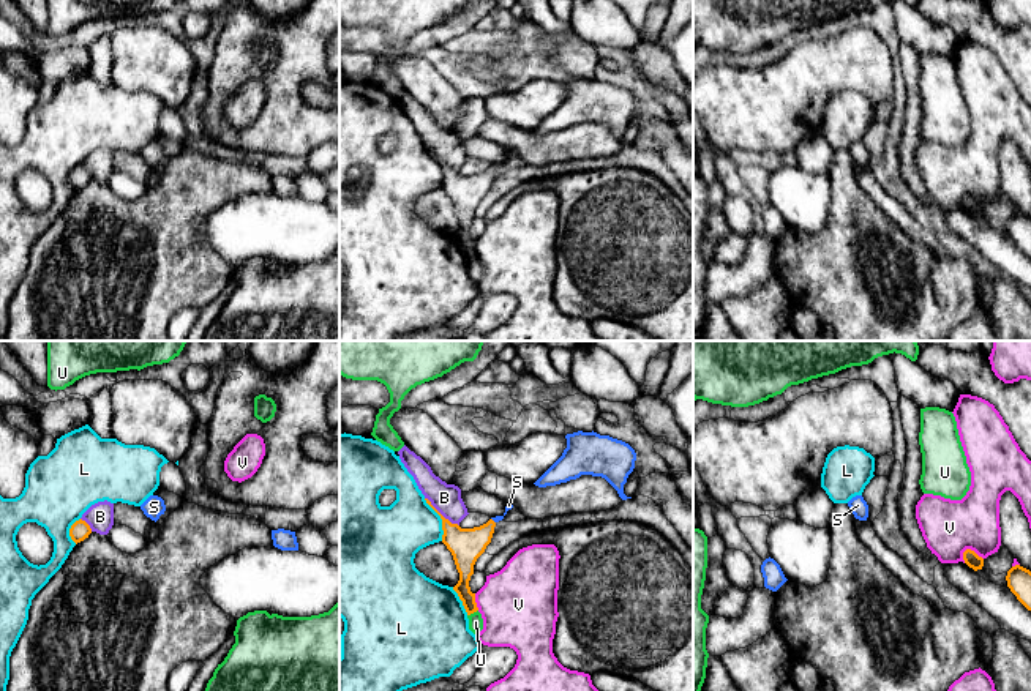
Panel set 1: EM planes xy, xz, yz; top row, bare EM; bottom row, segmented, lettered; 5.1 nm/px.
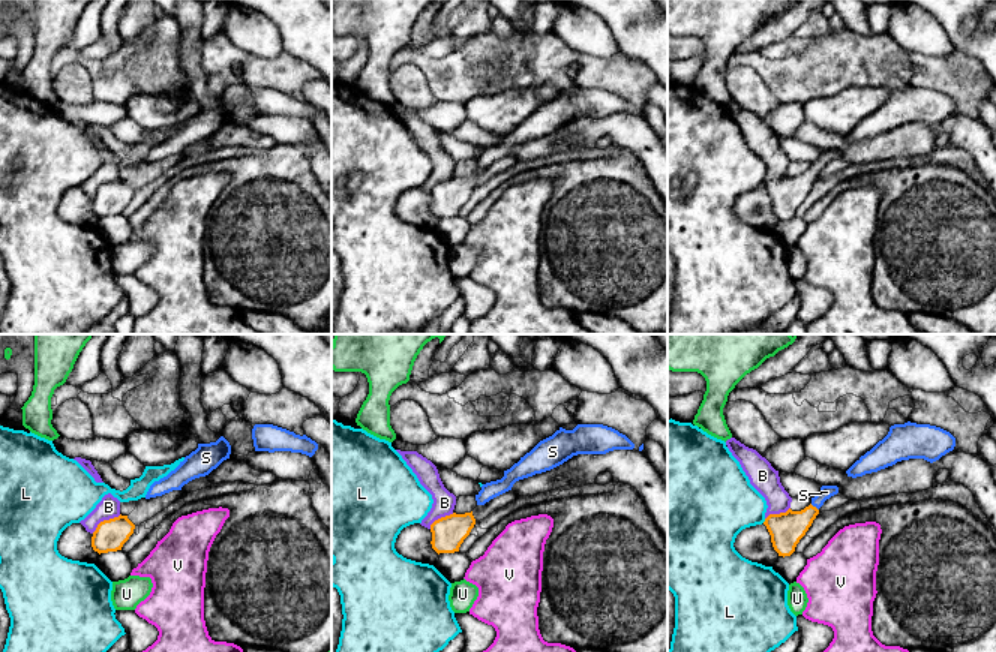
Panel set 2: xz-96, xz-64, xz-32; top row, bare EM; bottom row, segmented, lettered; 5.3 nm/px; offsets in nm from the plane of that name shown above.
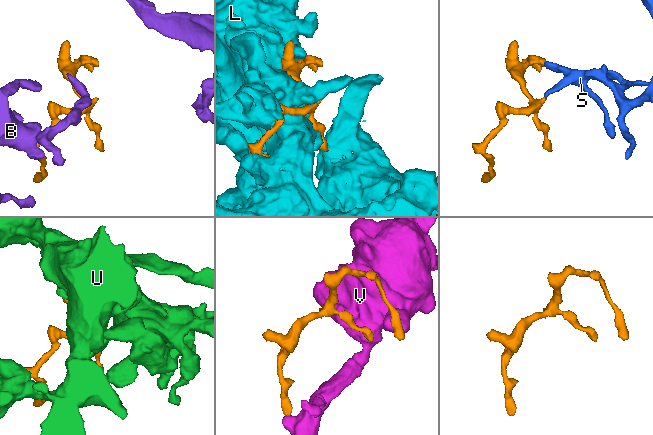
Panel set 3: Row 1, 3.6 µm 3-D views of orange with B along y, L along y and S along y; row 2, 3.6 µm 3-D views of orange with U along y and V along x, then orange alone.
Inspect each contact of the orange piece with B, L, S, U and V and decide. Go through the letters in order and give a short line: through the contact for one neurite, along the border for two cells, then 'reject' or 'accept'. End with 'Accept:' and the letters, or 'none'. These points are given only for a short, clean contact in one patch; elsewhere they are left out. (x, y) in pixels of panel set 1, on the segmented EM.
B: reject
L: reject
S: line xz (466, 545), (493, 521), (501, 518), (509, 505); accept
U: reject
V: reject
Accept: S

